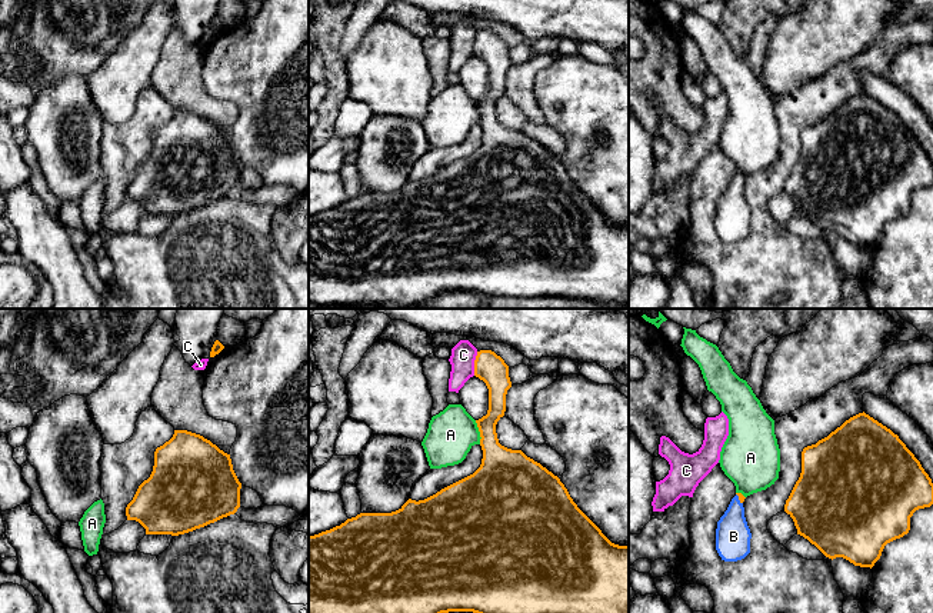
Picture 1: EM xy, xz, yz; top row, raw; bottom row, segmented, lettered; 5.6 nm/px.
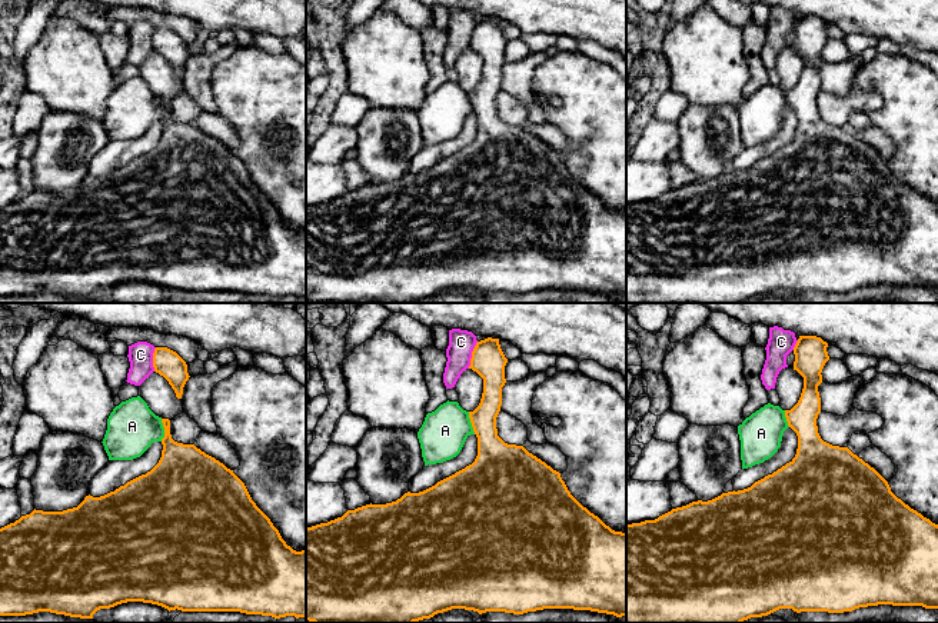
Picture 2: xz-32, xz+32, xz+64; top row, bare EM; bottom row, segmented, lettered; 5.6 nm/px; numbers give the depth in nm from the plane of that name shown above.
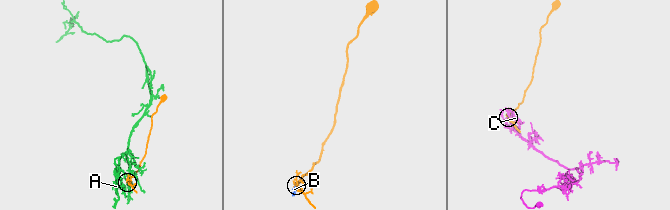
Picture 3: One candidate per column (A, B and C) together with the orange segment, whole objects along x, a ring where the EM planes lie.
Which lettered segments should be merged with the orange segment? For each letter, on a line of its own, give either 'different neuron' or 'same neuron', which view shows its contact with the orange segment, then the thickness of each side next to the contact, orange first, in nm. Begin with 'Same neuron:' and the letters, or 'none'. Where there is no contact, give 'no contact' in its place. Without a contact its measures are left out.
Same neuron: B
A: different neuron; contact in xz; calibres 240 and 260 nm
B: same neuron; contact in yz; calibres 40 and 190 nm
C: different neuron; contact in xz; calibres 160 and 140 nm

